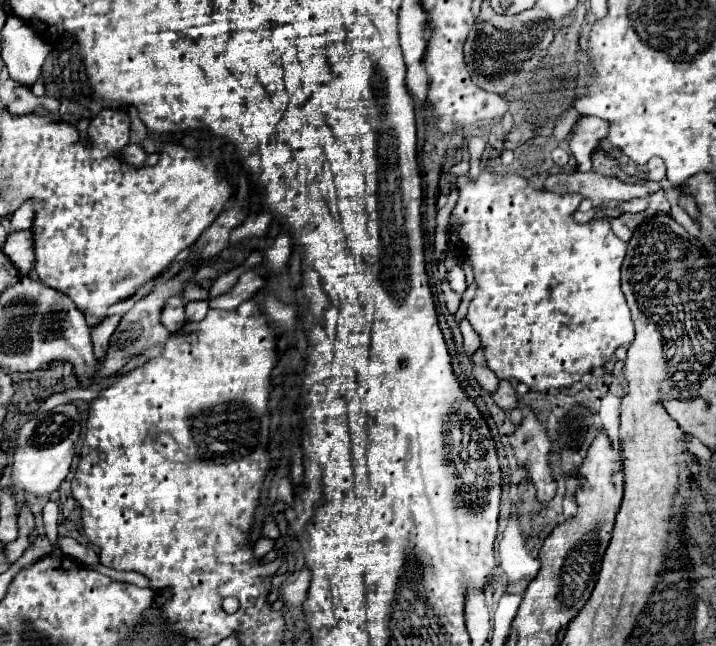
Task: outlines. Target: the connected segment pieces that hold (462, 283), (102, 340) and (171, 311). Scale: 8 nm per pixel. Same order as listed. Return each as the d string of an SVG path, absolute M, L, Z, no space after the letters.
M454 266L450 272L448 272L448 282L450 282L450 288L462 296L464 290L466 290L466 280L464 280L464 270L460 266Z
M106 316L94 330L92 330L92 344L94 344L94 354L98 360L102 360L106 356L108 350L108 342L110 336L114 334L116 326L120 322L120 316Z
M172 296L162 310L162 324L170 332L178 332L184 324L184 300L182 296Z

